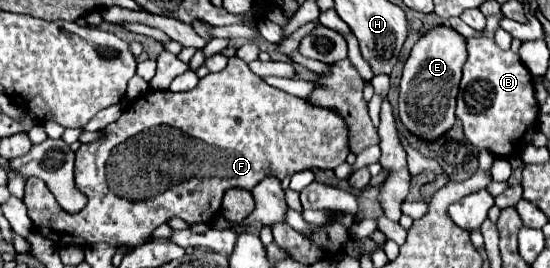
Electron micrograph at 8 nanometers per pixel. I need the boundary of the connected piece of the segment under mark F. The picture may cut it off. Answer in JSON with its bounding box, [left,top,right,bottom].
[23,57,349,249]

